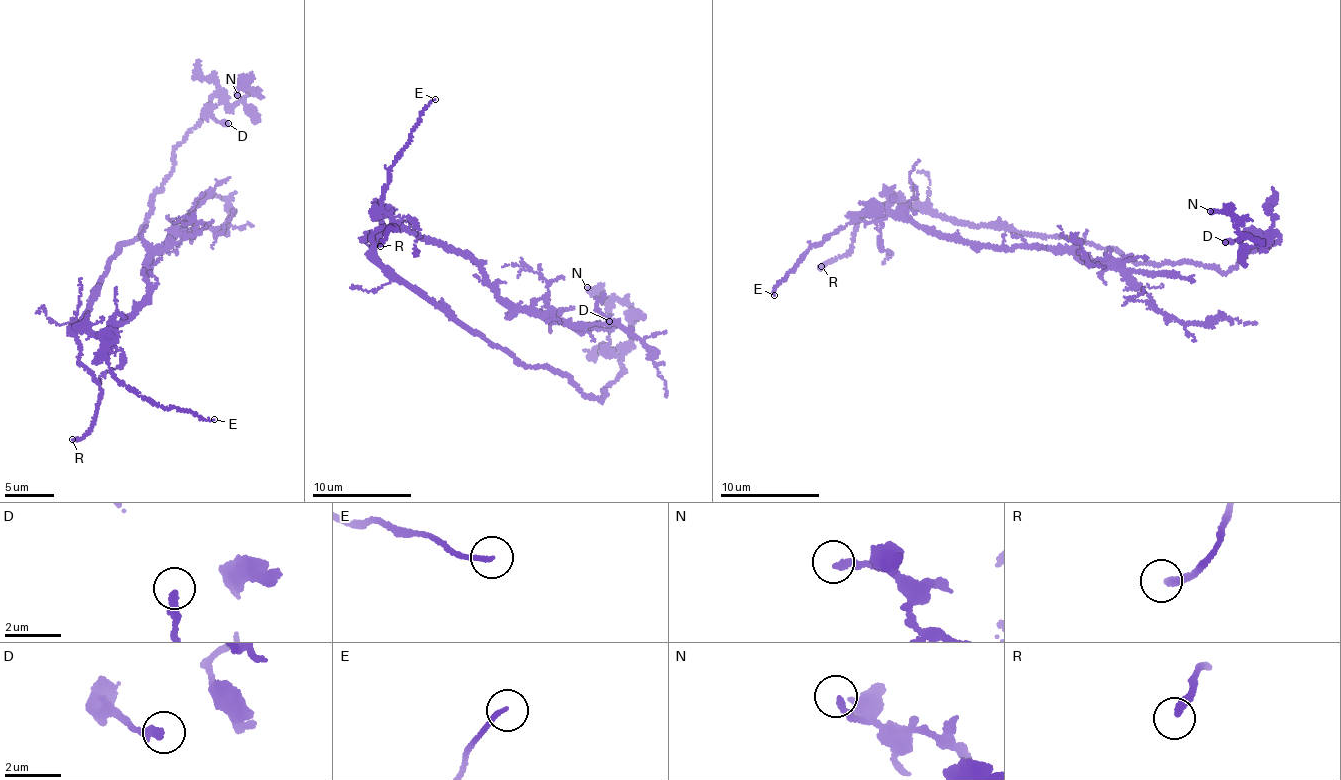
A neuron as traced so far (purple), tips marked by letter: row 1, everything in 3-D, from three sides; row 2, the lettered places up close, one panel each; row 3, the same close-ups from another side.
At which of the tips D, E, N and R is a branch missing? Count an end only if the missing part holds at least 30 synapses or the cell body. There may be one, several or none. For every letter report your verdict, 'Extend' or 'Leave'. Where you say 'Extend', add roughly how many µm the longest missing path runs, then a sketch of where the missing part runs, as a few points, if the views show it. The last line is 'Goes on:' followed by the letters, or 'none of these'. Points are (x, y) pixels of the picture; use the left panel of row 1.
D: Leave
E: Leave
N: Leave
R: Extend. Missing length about 30 µm
Goes on: R

